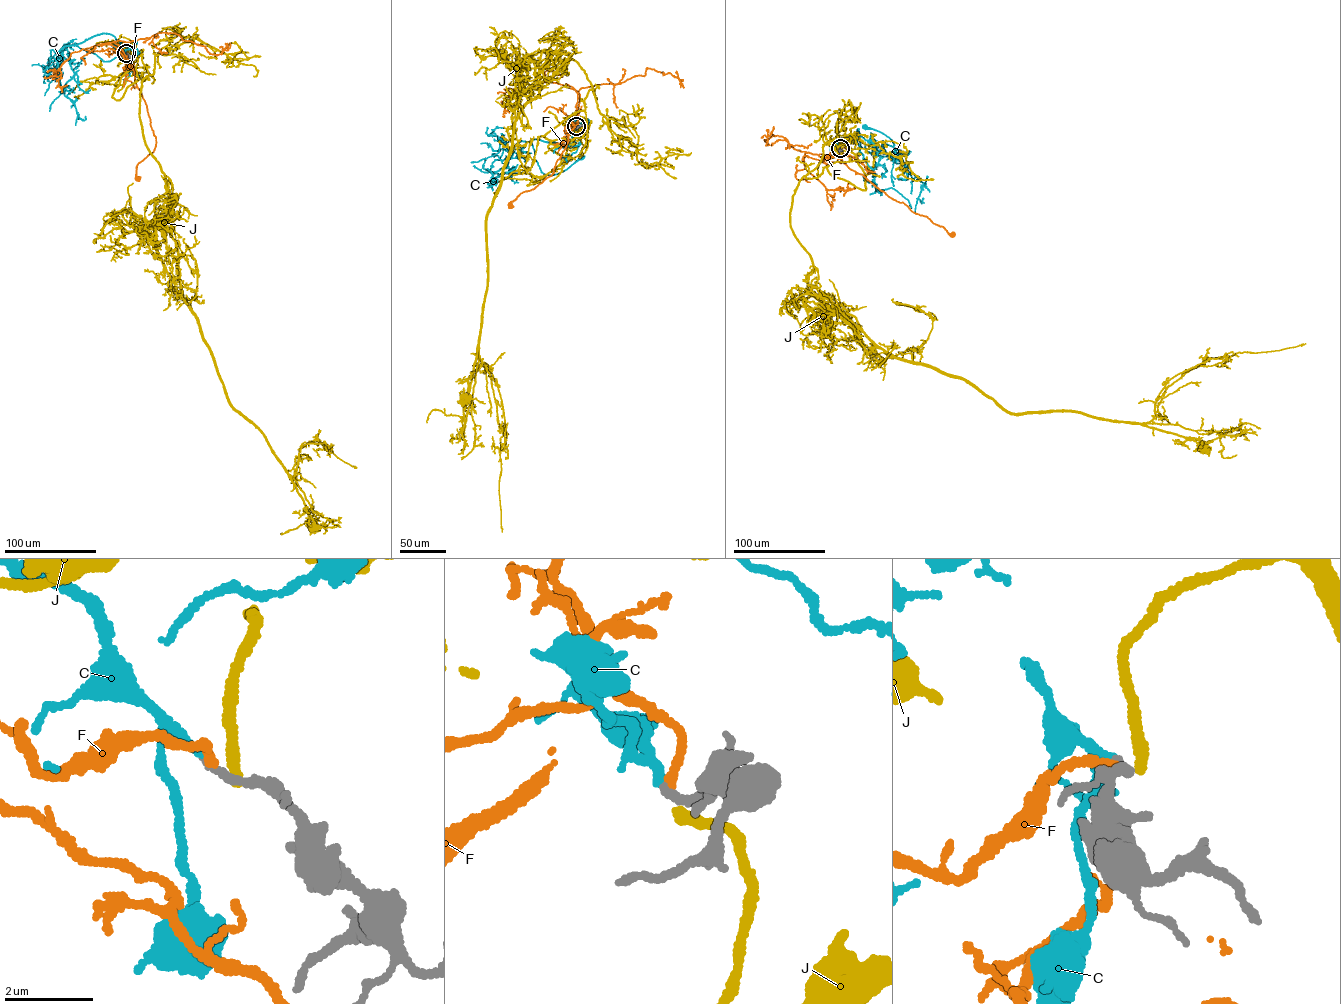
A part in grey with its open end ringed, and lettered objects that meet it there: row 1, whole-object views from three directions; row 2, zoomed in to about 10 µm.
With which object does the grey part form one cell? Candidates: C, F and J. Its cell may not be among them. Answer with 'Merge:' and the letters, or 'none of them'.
Merge: C

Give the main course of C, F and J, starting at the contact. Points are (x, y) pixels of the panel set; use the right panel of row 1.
C: (840, 148), (835, 143), (838, 139), (857, 136), (858, 128), (863, 148), (894, 145), (882, 133), (865, 127)
F: (840, 148), (828, 156), (837, 156), (888, 196), (952, 235)
J: (840, 148), (865, 190), (803, 176), (790, 226), (851, 325), (1012, 413), (1202, 448)

